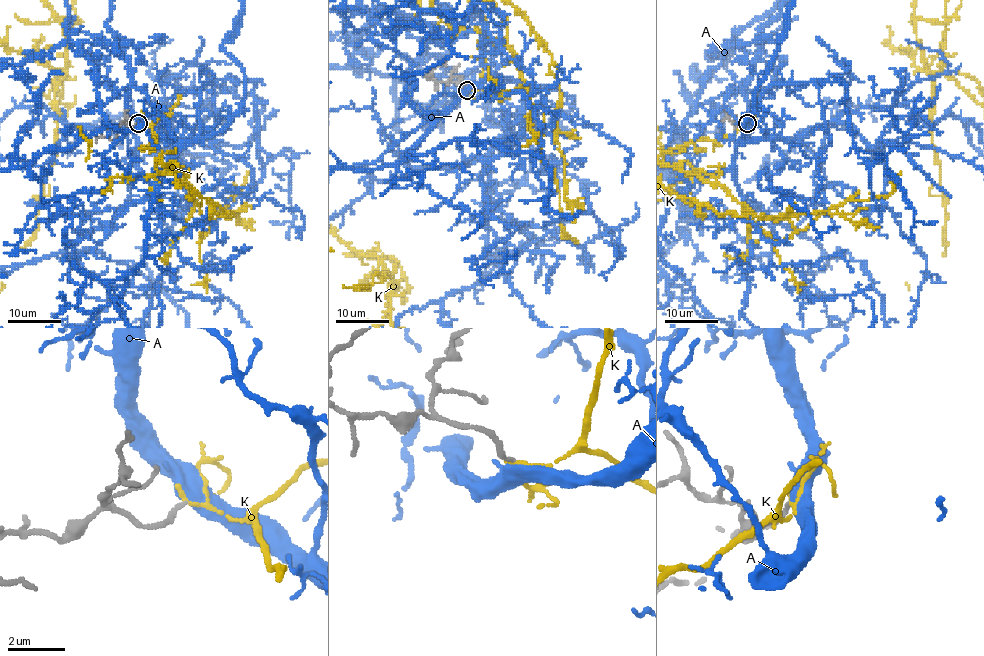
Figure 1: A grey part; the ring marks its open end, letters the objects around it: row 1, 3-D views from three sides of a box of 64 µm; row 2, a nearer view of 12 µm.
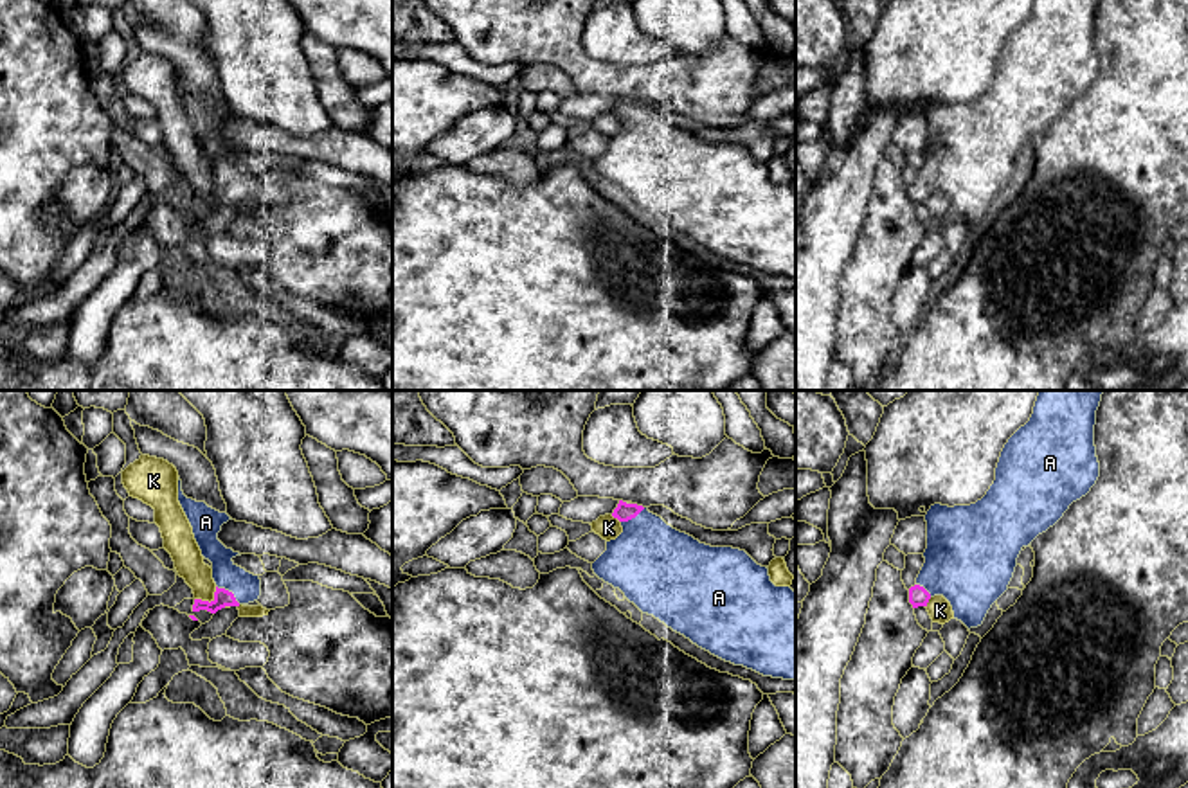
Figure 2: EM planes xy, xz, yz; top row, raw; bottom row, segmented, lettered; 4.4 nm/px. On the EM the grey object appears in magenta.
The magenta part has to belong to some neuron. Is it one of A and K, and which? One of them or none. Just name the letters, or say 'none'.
A

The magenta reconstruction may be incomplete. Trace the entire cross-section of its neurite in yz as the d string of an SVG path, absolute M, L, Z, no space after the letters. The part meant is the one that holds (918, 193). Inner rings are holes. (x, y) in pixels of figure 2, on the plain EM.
M1035 0L1030 18L1021 23L1004 41L995 77L986 92L970 103L934 101L925 112L927 146L925 160L909 185L913 205L927 203L934 193L943 193L968 227L983 221L992 201L1008 187L1021 148L1053 124L1069 103L1085 94L1100 74L1100 59L1094 43L1096 7L1100 0Z

